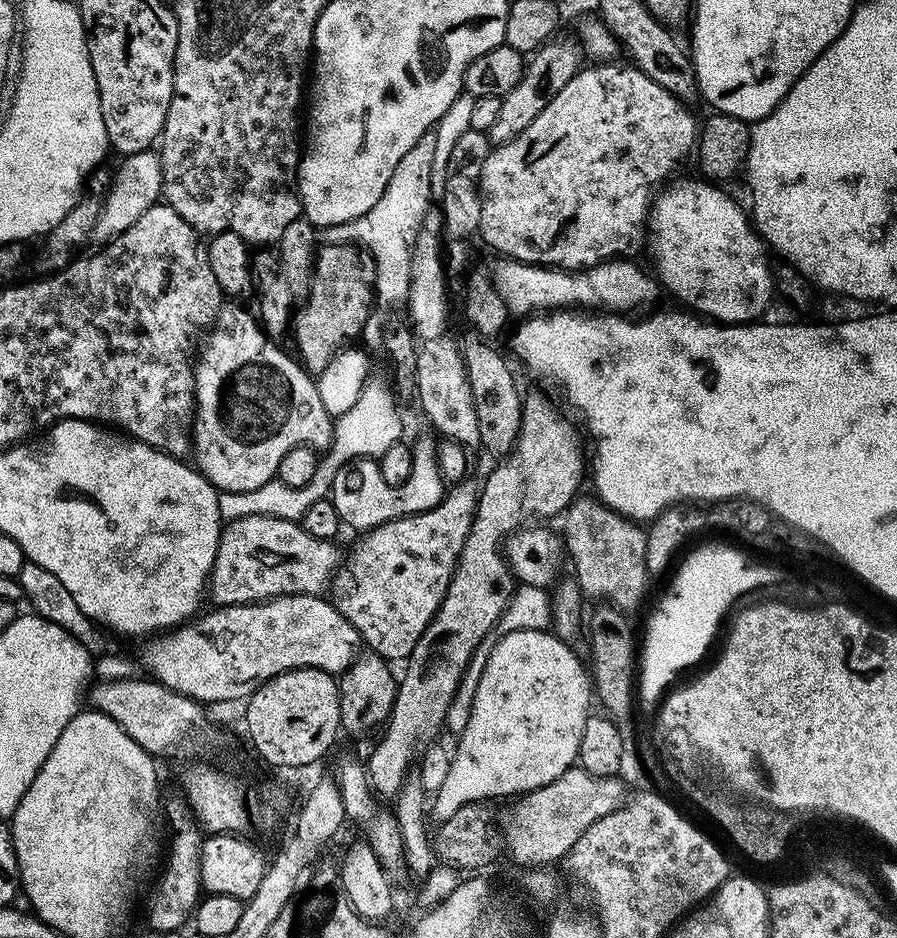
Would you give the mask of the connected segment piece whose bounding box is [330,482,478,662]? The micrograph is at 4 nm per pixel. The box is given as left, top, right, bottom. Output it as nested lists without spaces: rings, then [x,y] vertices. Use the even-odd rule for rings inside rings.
[[[461,482],[455,485],[434,509],[426,510],[424,513],[418,513],[414,516],[398,517],[397,520],[386,521],[385,524],[373,528],[372,531],[369,531],[367,535],[363,537],[365,540],[353,550],[352,557],[348,560],[348,565],[346,565],[346,560],[346,563],[335,573],[334,579],[331,581],[330,599],[332,603],[335,604],[337,610],[342,614],[342,618],[346,618],[354,625],[356,631],[360,633],[361,641],[363,641],[365,645],[368,643],[369,646],[372,647],[369,649],[371,649],[375,655],[383,658],[383,660],[389,662],[395,662],[395,660],[400,660],[400,662],[407,661],[408,656],[412,653],[414,646],[418,642],[418,638],[422,638],[426,626],[436,617],[436,611],[440,609],[440,604],[443,602],[444,596],[447,594],[448,587],[450,586],[452,573],[456,571],[456,561],[460,559],[460,551],[463,549],[467,535],[470,534],[472,522],[476,518],[478,492],[475,487],[473,489],[467,488],[466,484],[467,483]]]

